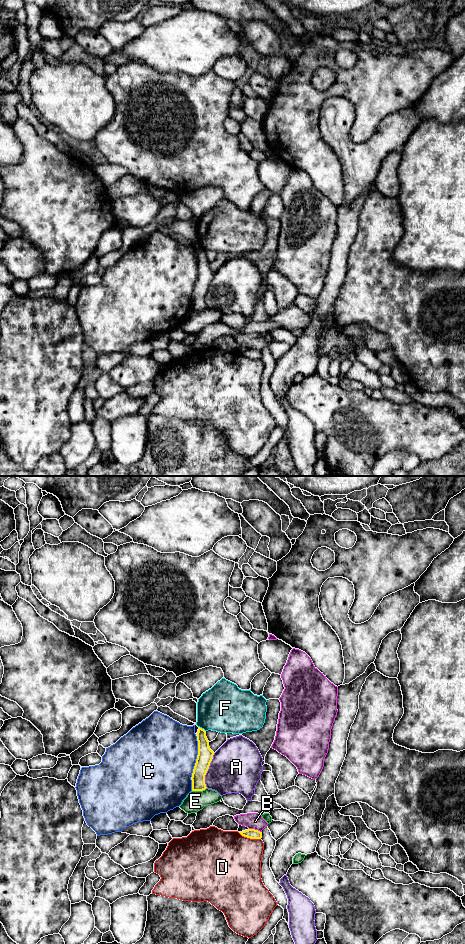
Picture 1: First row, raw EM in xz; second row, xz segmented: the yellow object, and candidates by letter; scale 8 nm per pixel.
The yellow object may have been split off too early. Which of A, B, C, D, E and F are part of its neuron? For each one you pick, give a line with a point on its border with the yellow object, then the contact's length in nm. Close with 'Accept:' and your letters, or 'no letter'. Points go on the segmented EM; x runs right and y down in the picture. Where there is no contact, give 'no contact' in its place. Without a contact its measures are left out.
Accept: no letter

